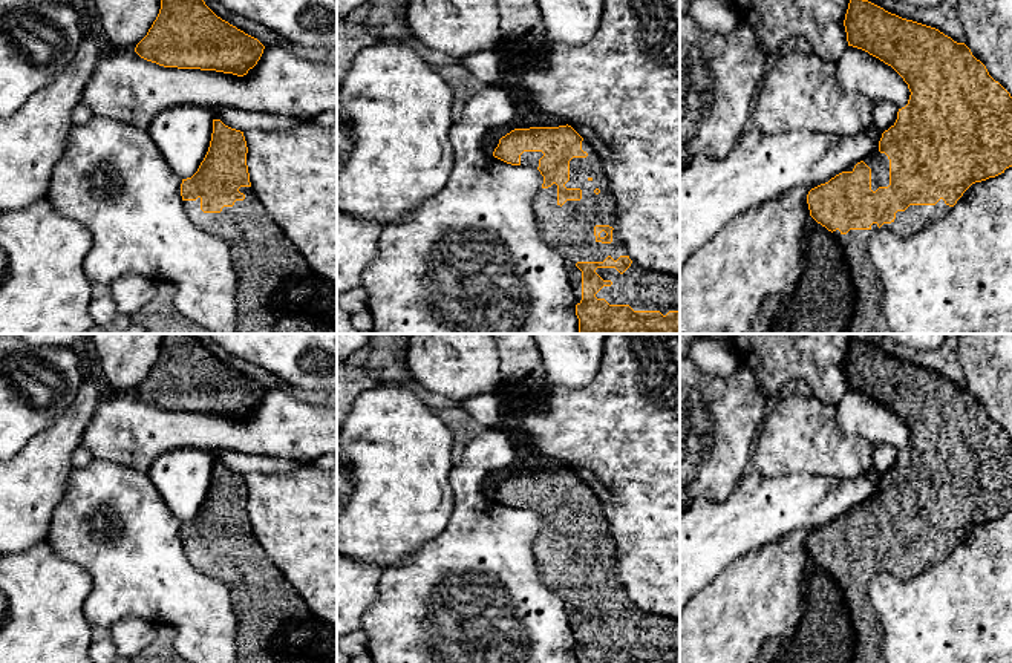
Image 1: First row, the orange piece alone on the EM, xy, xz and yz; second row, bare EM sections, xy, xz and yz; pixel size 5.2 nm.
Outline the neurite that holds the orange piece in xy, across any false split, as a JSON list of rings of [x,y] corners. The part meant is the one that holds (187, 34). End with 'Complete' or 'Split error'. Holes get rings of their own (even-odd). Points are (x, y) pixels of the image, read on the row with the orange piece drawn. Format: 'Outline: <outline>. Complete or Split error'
Outline: [[[161,0],[161,9],[135,52],[164,67],[243,77],[263,54],[254,37],[217,17],[204,0]]]. Complete

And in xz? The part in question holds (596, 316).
Outline: [[[571,126],[514,129],[499,139],[493,156],[511,165],[534,167],[544,176],[534,214],[540,236],[563,256],[568,266],[577,297],[579,334],[680,334],[680,277],[648,271],[629,259],[617,228],[615,201],[603,162]]]. Split error

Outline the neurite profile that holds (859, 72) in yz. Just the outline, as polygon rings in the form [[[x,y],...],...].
[[[847,46],[836,64],[844,90],[865,95],[873,103],[891,103],[897,109],[908,104],[911,92],[903,78],[868,52]]]

